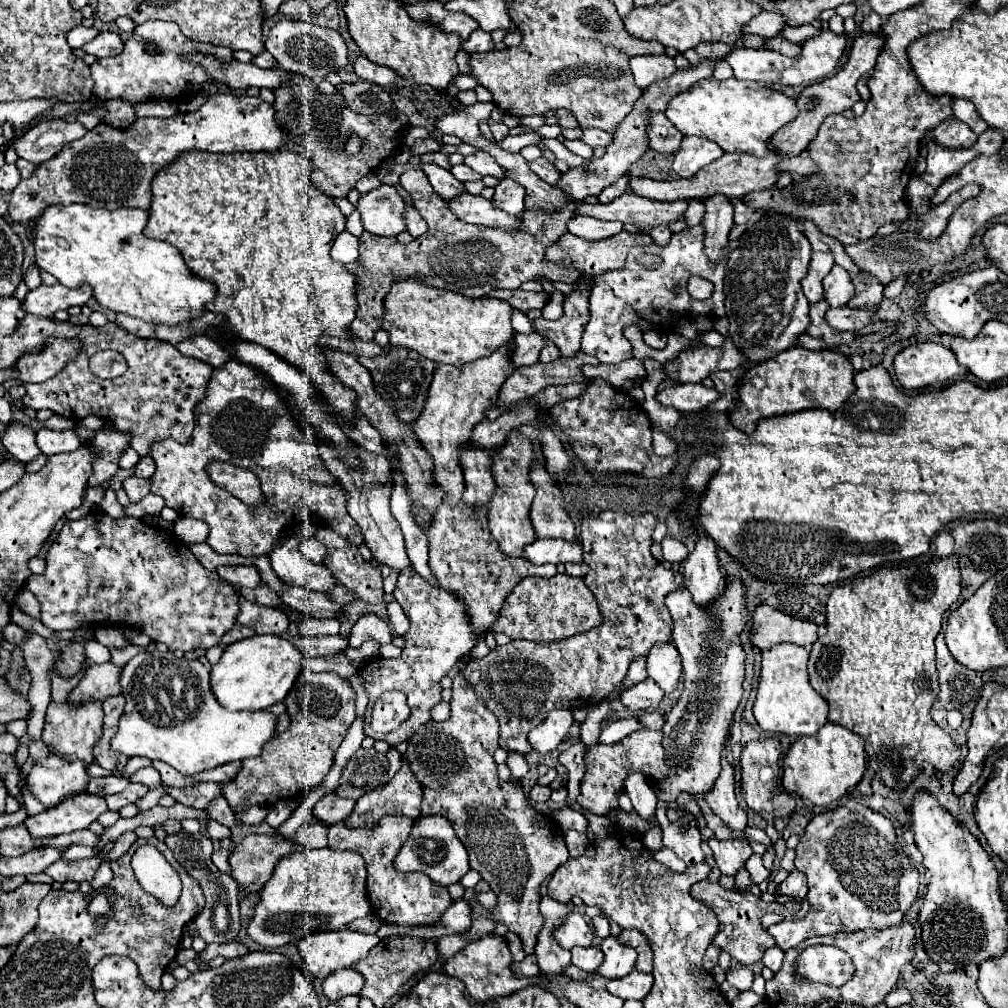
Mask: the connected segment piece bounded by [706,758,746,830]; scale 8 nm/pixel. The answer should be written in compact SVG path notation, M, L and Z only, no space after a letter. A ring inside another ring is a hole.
M722 758L722 772L714 784L714 790L710 792L710 798L706 798L712 812L722 818L726 826L732 830L744 830L746 828L746 812L738 806L734 796L734 770Z

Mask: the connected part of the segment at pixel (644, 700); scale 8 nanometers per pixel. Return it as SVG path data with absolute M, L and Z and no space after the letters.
M646 678L644 682L638 682L634 684L632 688L624 690L620 700L626 708L632 708L632 710L648 710L648 708L654 708L658 706L658 702L664 698L664 692L660 690L660 686L652 680L652 678Z

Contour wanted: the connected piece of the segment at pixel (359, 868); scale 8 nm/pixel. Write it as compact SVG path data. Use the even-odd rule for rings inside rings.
M332 848L296 850L276 864L272 878L262 888L260 904L256 906L256 914L248 924L248 936L264 948L278 948L292 942L296 944L306 934L346 928L352 920L364 918L366 914L370 914L370 900L366 890L366 866L364 858L358 852L332 850Z

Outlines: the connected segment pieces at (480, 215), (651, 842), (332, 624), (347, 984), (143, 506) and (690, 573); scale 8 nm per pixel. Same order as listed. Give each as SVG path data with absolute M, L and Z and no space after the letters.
M462 192L460 196L448 200L448 208L468 224L478 226L506 226L506 228L518 228L520 218L510 216L504 210L498 210L492 200L486 200L482 196L474 196L470 192Z
M654 826L652 830L646 830L644 834L644 844L652 850L662 850L662 832L658 826Z
M302 616L302 620L298 622L298 628L304 636L336 636L340 630L340 622Z
M352 968L346 970L338 970L334 974L330 974L330 978L326 978L322 982L322 990L324 996L330 1002L336 1002L348 994L358 994L358 990L362 988L362 974L358 974Z
M148 494L142 502L136 502L136 504L128 504L124 510L130 512L130 516L136 516L136 518L142 518L144 514L160 514L164 508L164 498L162 496L154 496L154 494Z
M700 526L694 532L698 540L684 564L684 586L692 592L696 604L710 604L722 592L716 542L710 540L710 536Z

